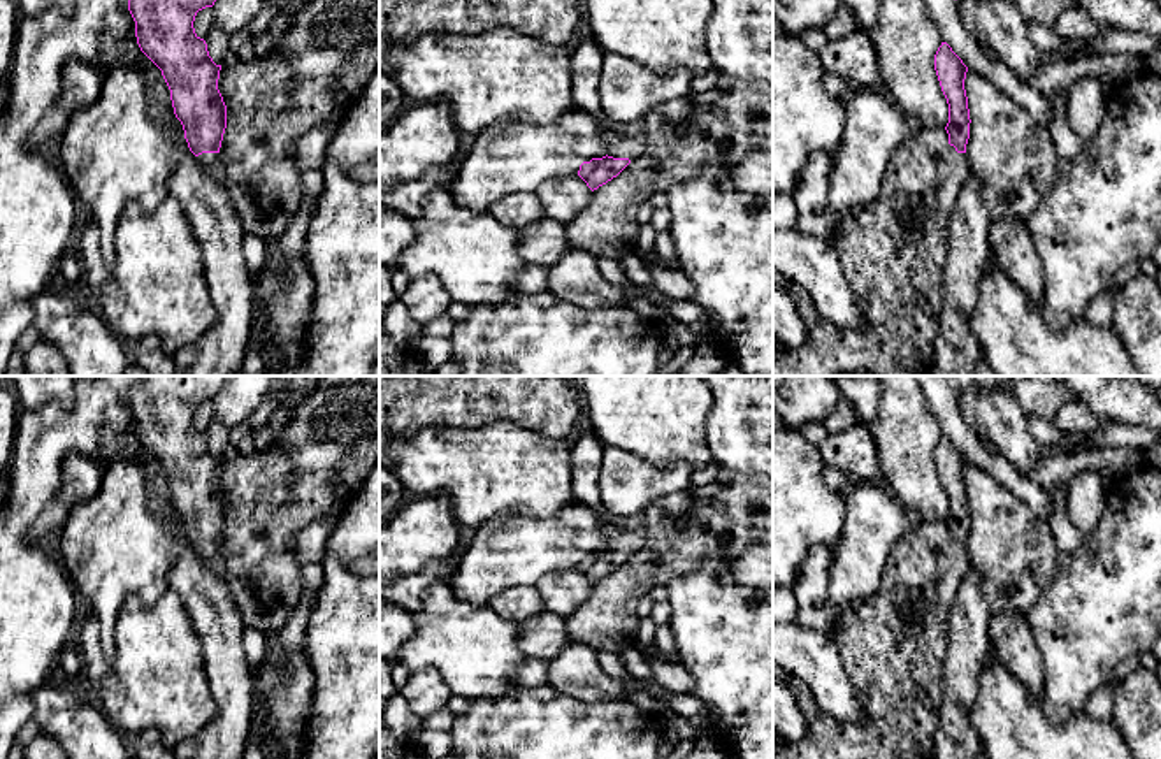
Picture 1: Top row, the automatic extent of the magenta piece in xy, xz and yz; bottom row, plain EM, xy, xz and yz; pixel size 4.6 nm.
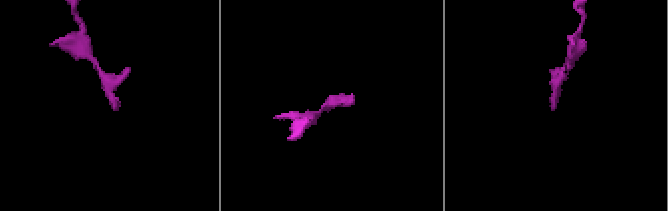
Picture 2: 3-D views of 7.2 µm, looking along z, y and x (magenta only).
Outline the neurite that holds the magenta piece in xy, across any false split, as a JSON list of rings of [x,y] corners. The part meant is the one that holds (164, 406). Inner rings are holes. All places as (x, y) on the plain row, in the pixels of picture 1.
[[[137,376],[128,394],[141,445],[162,464],[170,483],[176,511],[181,515],[190,545],[202,562],[223,578],[220,541],[227,522],[227,499],[218,483],[221,459],[209,450],[207,437],[195,427],[198,404],[213,401],[228,376]]]

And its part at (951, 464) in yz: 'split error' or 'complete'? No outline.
split error

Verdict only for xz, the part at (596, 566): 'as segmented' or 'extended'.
extended

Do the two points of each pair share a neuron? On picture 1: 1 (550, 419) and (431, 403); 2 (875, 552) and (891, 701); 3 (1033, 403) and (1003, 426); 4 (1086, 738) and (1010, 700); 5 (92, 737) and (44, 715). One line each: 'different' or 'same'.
1: same
2: different
3: different
4: same
5: same

